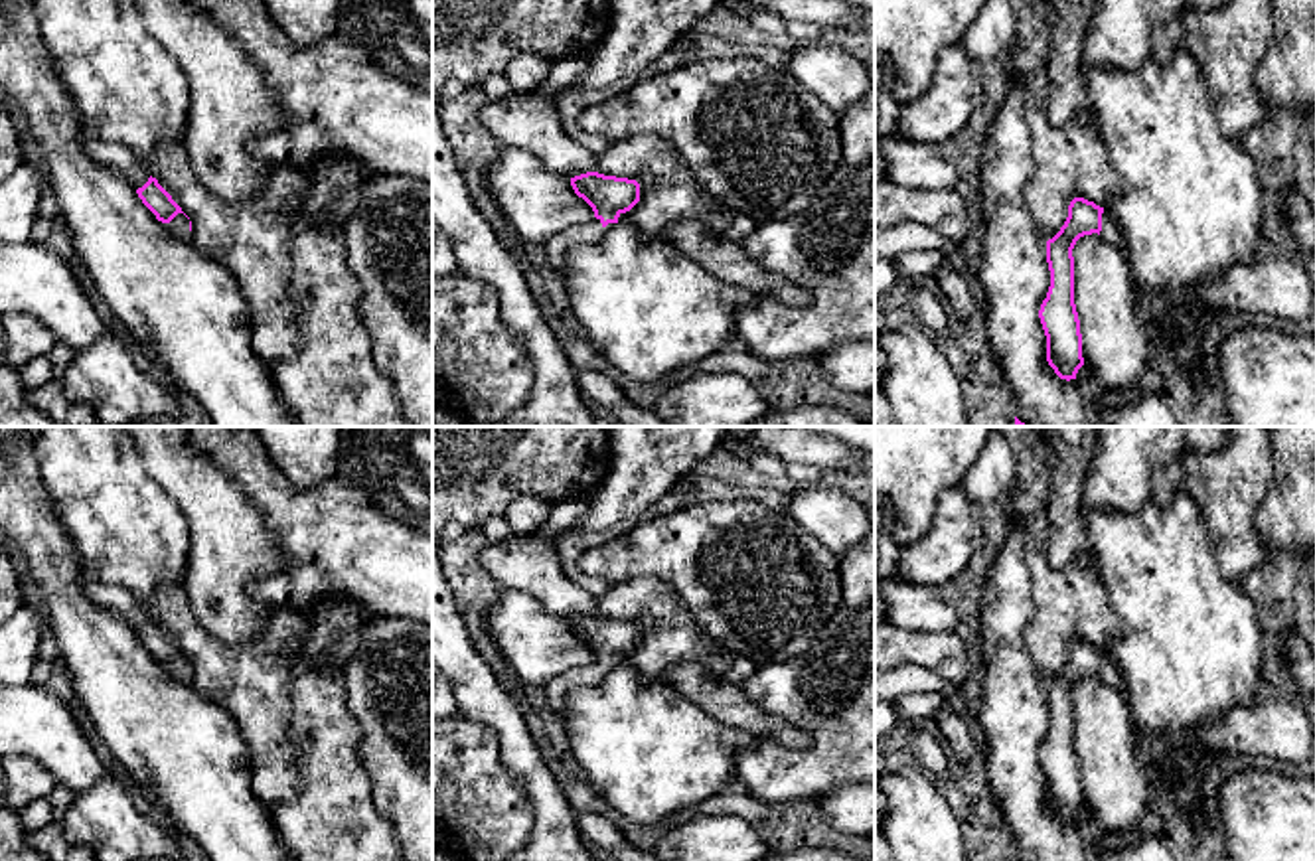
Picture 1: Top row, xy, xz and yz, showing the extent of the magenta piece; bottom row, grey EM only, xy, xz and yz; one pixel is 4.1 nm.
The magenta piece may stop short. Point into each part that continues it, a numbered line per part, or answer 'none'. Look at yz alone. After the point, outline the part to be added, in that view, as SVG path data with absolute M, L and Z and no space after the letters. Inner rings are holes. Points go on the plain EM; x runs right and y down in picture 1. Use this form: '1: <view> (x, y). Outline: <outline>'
1: yz (1110, 674). Outline: M1104 652L1104 656L1102 656L1100 679L1125 697L1125 681L1123 681L1122 673L1114 662L1112 652Z

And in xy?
1: xy (117, 599). Outline: M83 567L81 583L85 594L97 606L118 614L130 630L138 632L148 624L150 620L148 610L128 588L105 583L93 577L85 567Z
2: xy (180, 666). Outline: M178 656L170 665L164 667L178 681L192 681L190 662L184 656Z

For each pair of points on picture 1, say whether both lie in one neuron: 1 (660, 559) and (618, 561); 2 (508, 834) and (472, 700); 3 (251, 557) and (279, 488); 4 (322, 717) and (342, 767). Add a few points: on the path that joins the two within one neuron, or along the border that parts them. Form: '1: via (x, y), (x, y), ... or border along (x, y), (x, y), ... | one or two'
1: via (650, 559), (628, 559) | one
2: border along (461, 711), (494, 733), (498, 755), (504, 763) | two
3: border along (237, 484), (289, 561) | two
4: via (322, 729), (330, 755) | one

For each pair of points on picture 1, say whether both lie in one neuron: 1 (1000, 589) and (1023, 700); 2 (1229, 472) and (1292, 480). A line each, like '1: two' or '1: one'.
1: one
2: two

